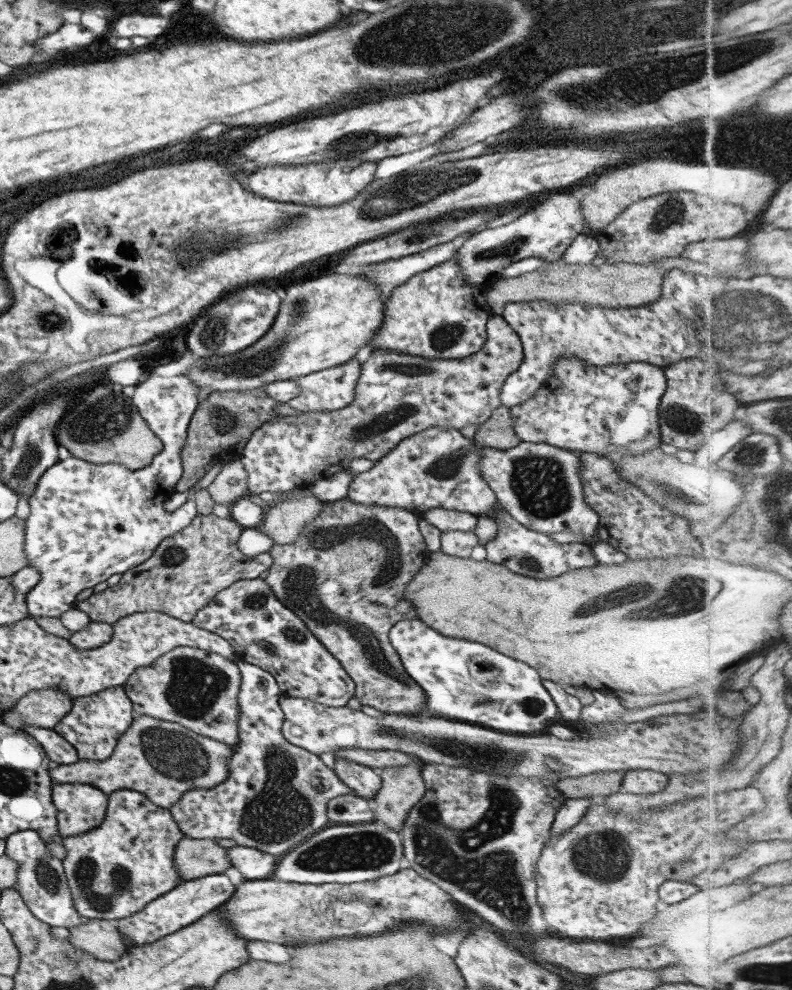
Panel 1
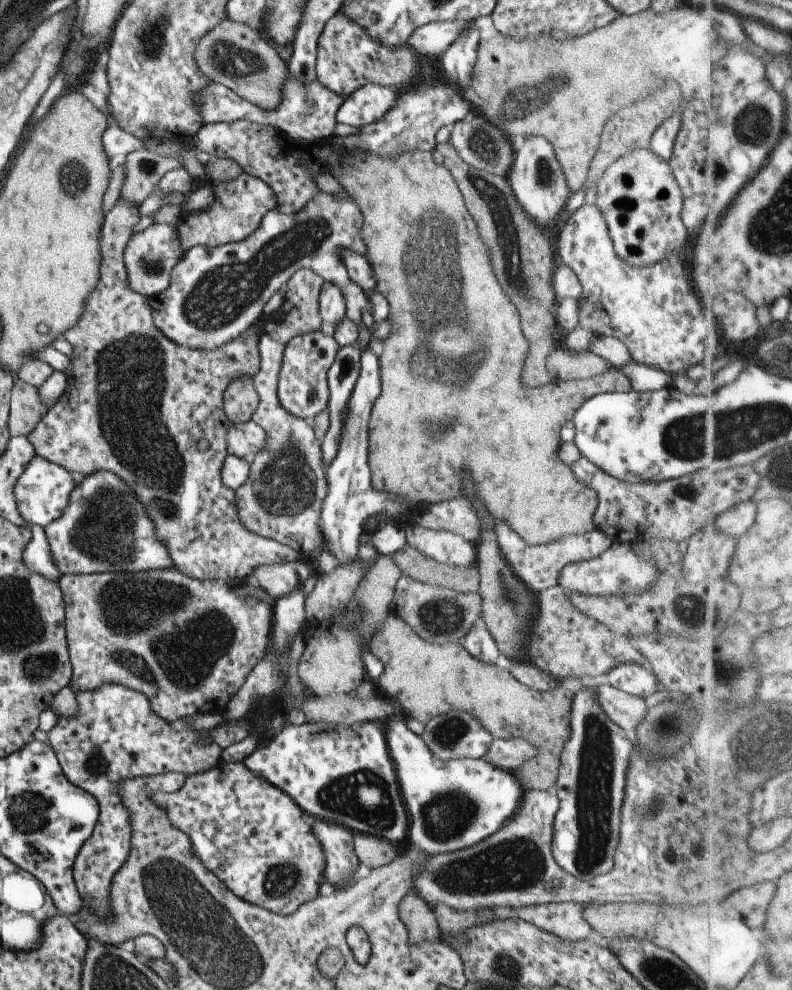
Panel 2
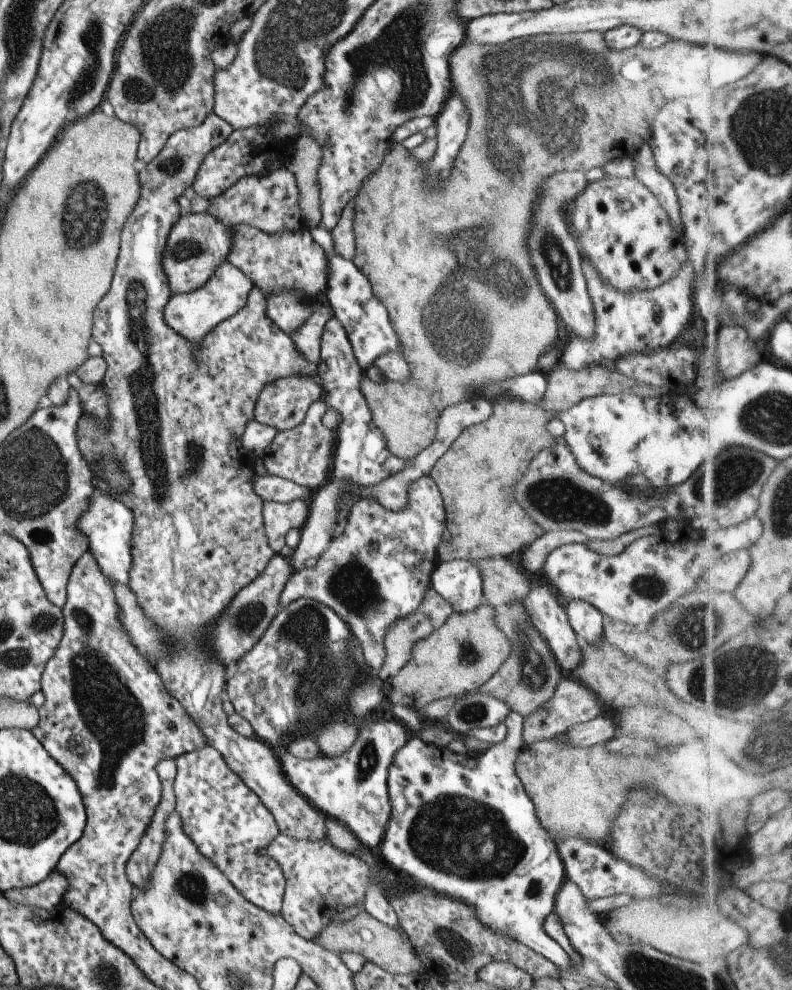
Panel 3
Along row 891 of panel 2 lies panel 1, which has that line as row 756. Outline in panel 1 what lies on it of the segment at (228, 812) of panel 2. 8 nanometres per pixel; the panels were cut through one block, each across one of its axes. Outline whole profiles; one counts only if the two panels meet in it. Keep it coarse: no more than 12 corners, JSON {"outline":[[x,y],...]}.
{"outline":[[235,660],[229,775],[168,808],[182,836],[279,859],[352,794],[281,734],[280,689]]}

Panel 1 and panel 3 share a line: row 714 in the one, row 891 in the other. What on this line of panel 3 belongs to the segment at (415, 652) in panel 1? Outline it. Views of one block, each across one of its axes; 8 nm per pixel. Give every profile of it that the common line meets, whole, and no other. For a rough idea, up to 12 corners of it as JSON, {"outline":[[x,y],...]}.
{"outline":[[408,735],[379,859],[574,972],[565,880],[514,762]]}

